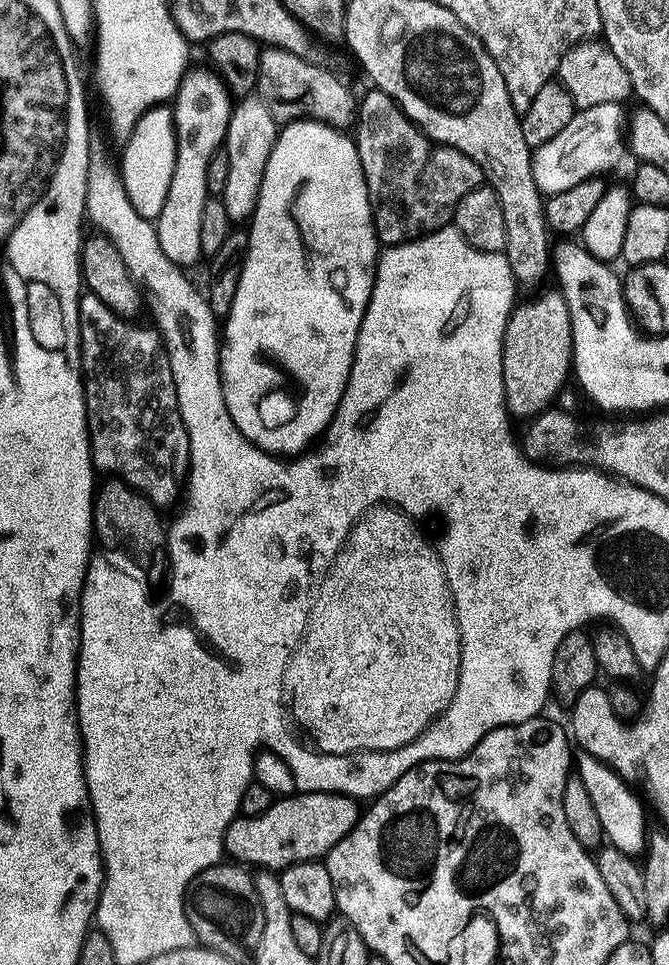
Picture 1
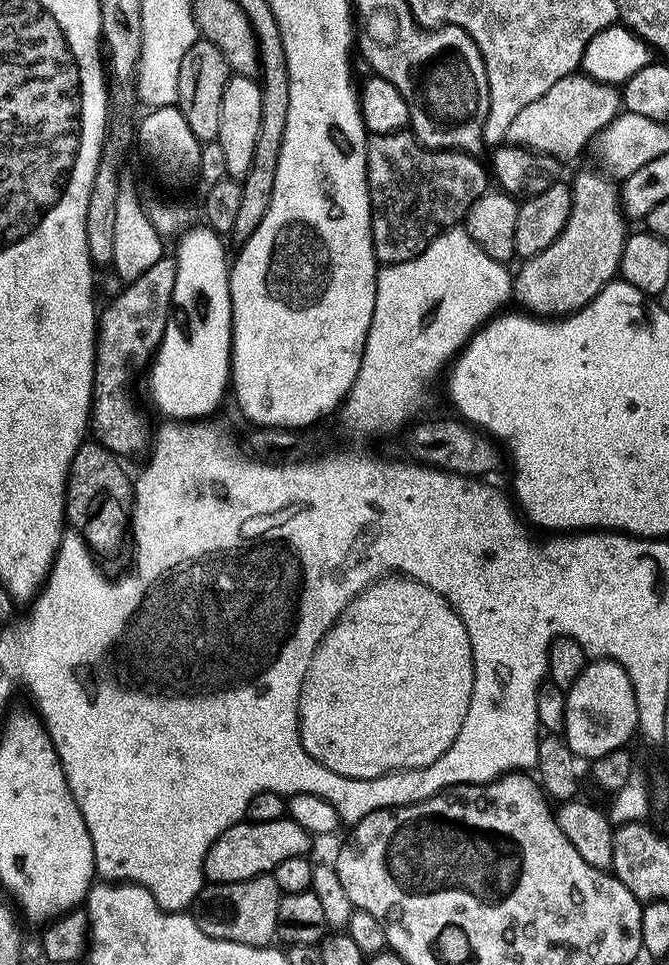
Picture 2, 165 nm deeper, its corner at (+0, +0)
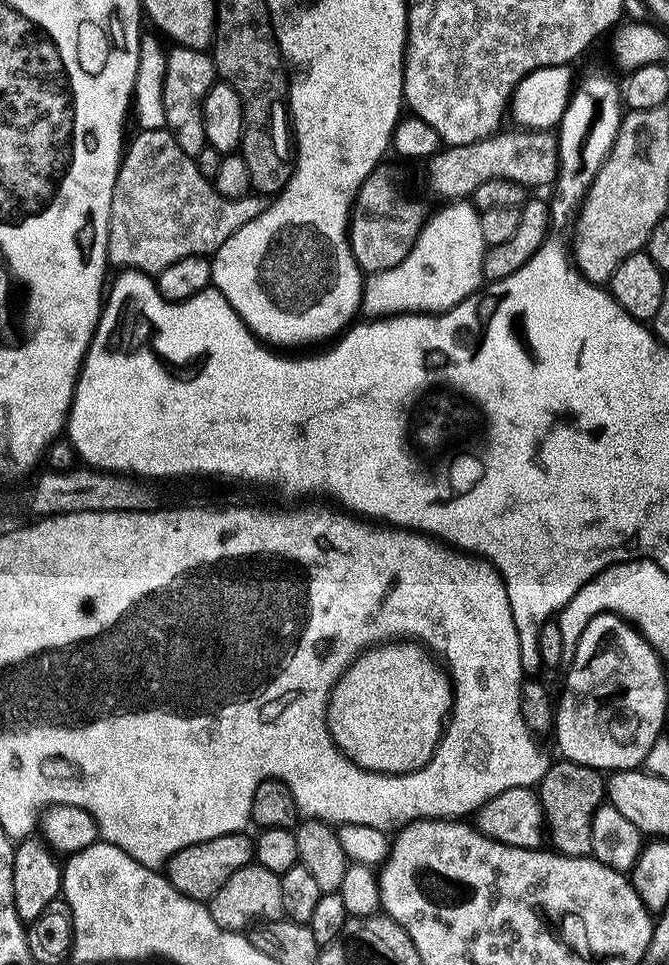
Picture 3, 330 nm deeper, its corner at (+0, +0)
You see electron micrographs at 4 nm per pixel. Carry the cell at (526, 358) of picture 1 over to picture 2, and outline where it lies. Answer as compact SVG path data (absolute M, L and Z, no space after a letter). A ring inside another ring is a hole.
M603 171L584 172L576 181L571 181L572 213L570 222L566 222L566 230L550 246L550 250L542 250L532 260L525 260L514 276L514 300L520 303L525 313L537 318L563 318L581 312L608 284L613 283L620 275L620 263L624 247L630 235L629 221L624 215L622 192L615 179L609 178Z

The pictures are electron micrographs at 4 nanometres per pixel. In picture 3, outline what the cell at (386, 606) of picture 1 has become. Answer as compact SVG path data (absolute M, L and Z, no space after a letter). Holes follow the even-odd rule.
M385 642L363 652L332 691L328 703L328 729L342 754L360 768L367 772L381 772L383 776L405 776L407 772L424 768L434 758L444 737L448 717L452 715L453 699L451 676L424 645Z

